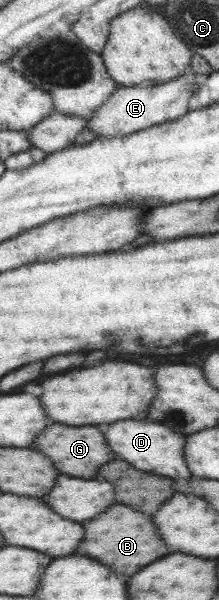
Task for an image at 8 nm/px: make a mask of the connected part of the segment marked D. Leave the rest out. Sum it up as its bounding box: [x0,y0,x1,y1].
[104,419,194,480]

